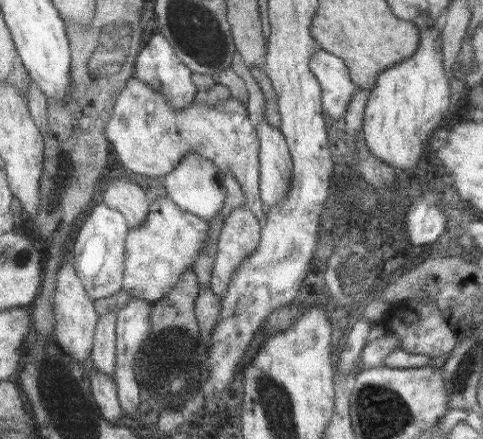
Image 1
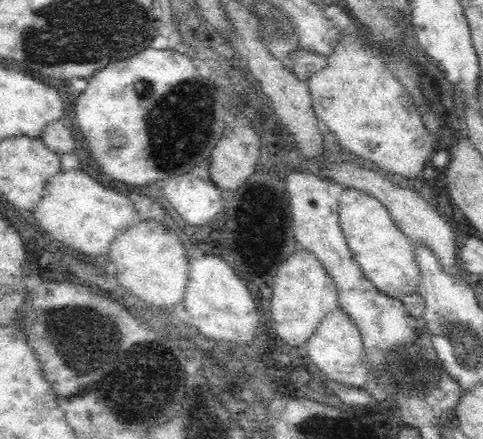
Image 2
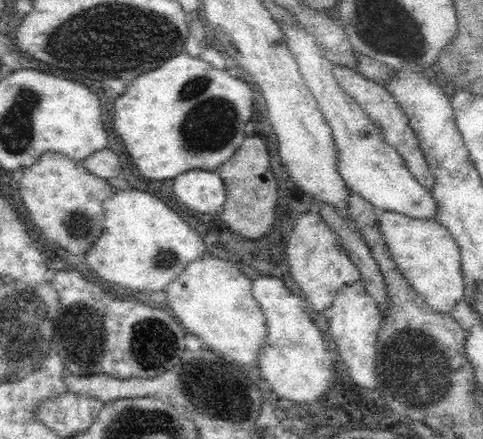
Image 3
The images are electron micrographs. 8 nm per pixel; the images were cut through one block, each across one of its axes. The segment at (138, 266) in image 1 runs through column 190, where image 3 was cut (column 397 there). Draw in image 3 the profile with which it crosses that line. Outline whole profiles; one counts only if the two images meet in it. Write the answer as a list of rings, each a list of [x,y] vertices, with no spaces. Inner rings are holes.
[[[394,210],[378,212],[378,230],[394,264],[420,298],[436,312],[452,314],[456,302],[464,300],[466,280],[460,266],[460,250],[450,230],[436,218],[412,218]]]

